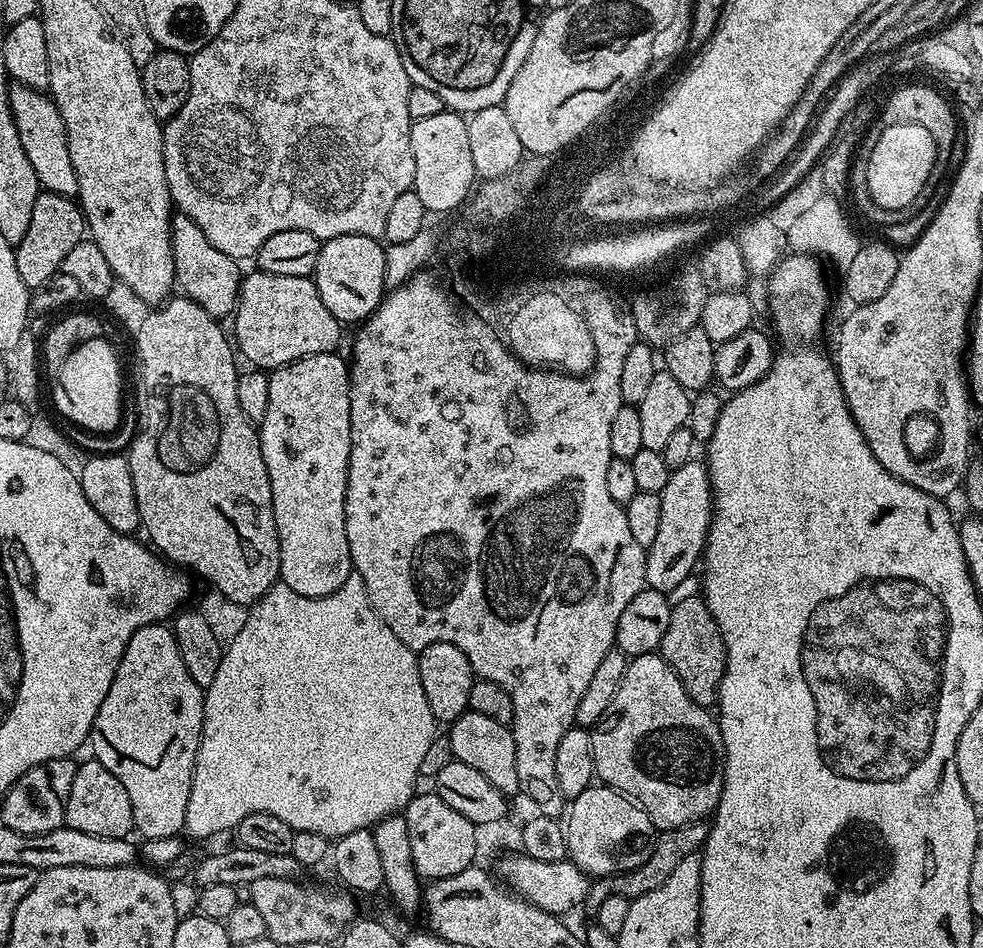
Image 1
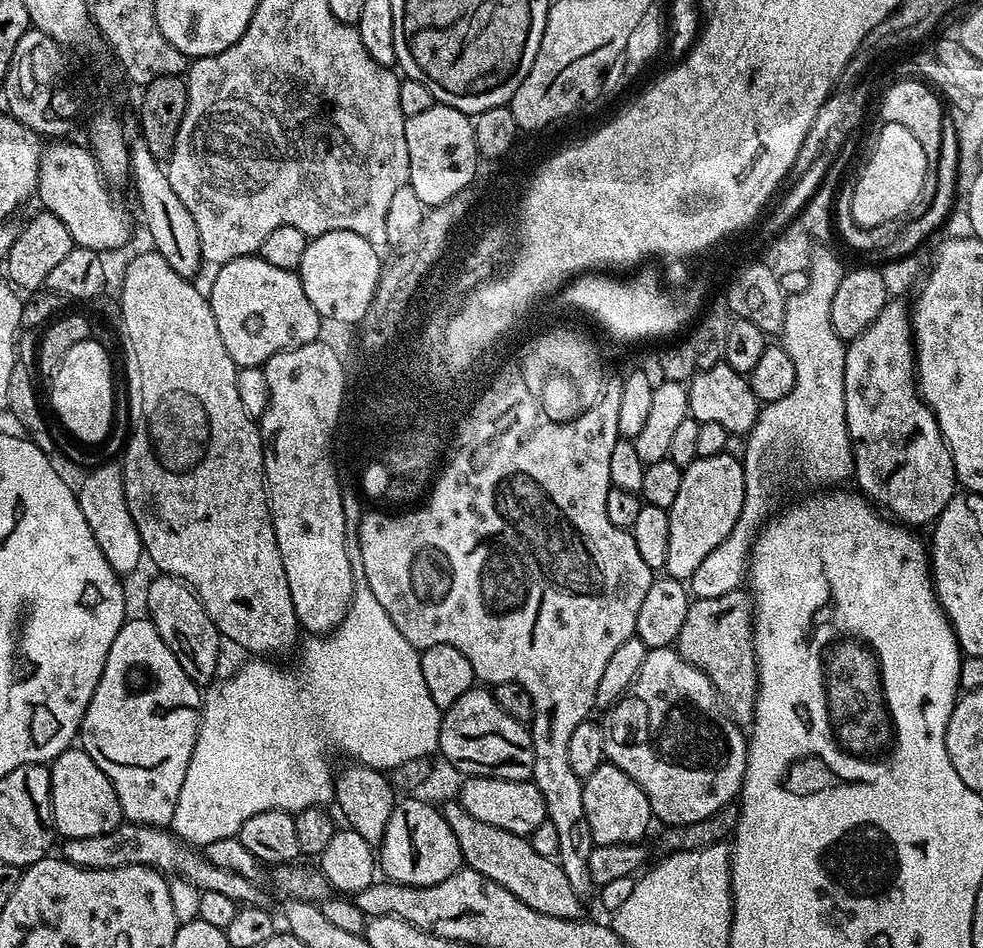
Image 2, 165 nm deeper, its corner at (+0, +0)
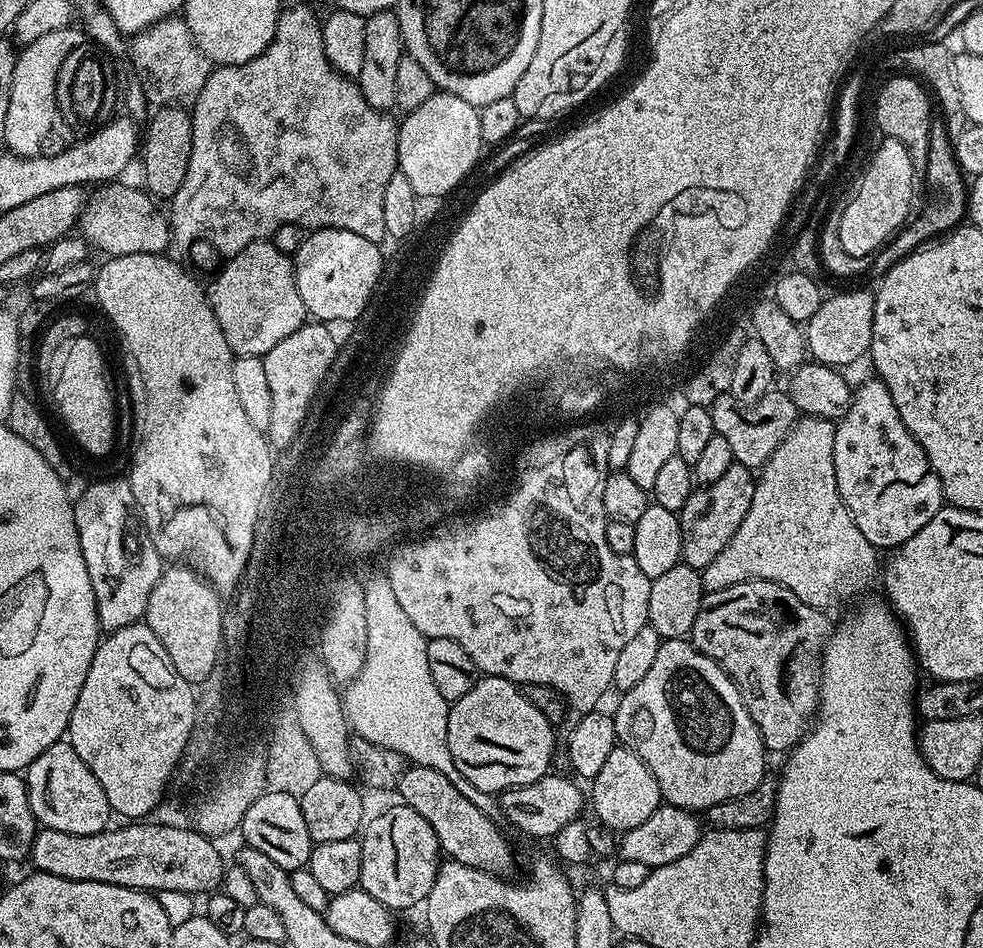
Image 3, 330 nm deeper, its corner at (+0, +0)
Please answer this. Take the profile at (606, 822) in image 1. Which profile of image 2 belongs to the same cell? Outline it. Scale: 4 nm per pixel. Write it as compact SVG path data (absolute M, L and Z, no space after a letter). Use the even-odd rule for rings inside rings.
M605 762L594 774L583 777L582 783L582 806L586 806L586 822L590 822L593 845L635 844L645 839L648 823L653 823L654 817L646 794L642 794L638 782L634 782L630 774L622 774L618 766Z

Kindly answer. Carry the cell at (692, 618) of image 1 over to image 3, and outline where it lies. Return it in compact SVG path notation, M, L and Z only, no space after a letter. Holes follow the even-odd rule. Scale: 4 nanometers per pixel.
M747 580L741 584L735 584L734 586L726 586L726 590L705 592L704 600L701 602L700 609L698 610L698 618L694 618L694 626L690 633L691 644L695 646L703 656L714 661L714 663L731 678L734 682L734 686L738 686L740 697L744 699L746 710L750 714L750 718L754 718L754 726L758 726L764 747L769 753L781 752L781 754L784 754L795 748L796 745L799 744L800 739L804 737L804 733L809 731L810 725L817 715L818 705L820 703L820 681L822 679L824 643L828 641L828 637L834 627L833 621L828 621L824 616L827 615L825 615L821 609L811 608L808 604L803 604L794 593L790 590L786 590L786 586L782 586L778 582L770 582L769 580Z

